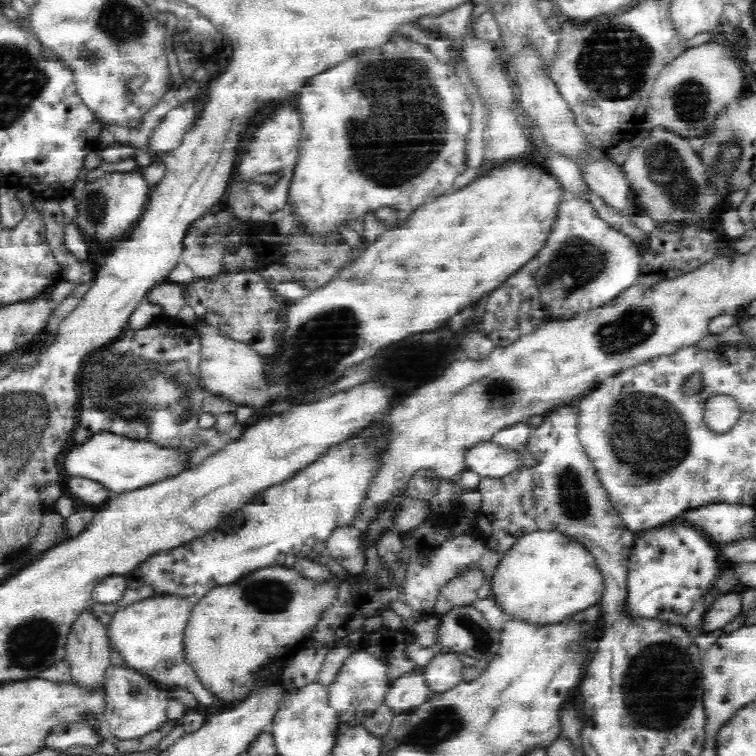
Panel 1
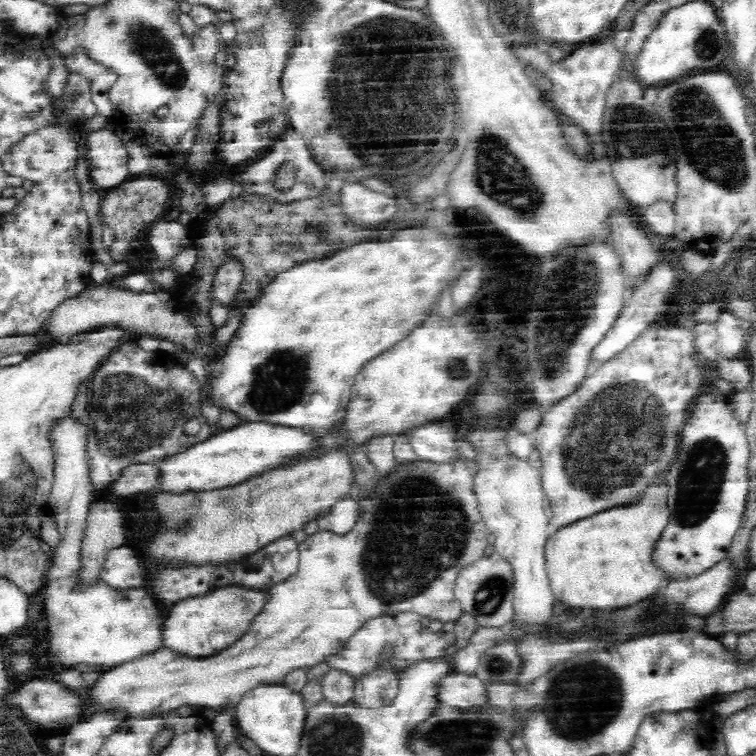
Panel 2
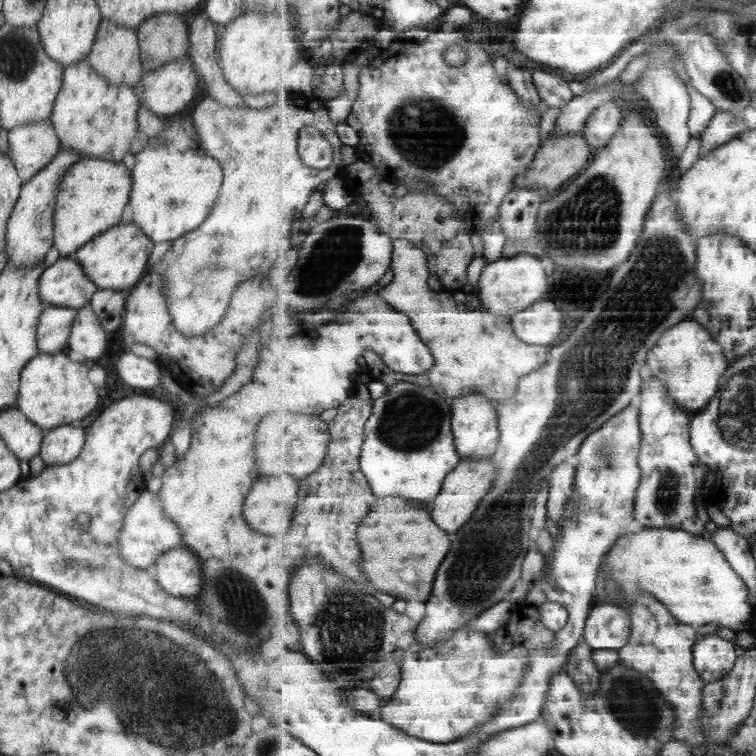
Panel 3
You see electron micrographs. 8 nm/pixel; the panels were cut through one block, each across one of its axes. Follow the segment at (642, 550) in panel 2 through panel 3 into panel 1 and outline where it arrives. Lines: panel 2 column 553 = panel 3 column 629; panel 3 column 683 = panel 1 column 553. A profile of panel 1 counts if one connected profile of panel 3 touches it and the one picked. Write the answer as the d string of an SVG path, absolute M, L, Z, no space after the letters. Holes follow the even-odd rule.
M552 530L529 532L521 537L491 572L493 595L509 618L523 617L532 624L554 624L598 604L605 589L603 576L595 557L584 545Z

